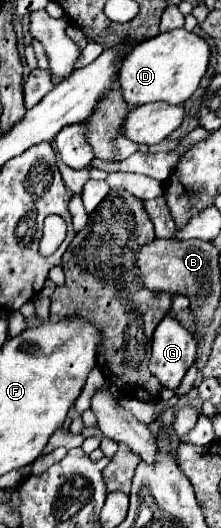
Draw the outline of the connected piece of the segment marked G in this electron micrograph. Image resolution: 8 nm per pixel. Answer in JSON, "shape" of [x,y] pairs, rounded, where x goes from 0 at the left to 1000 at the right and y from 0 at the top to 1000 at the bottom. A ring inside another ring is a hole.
{"shape":[[[774,597],[738,600],[692,631],[674,703],[738,733],[801,737],[837,703],[882,688],[873,634]]]}

